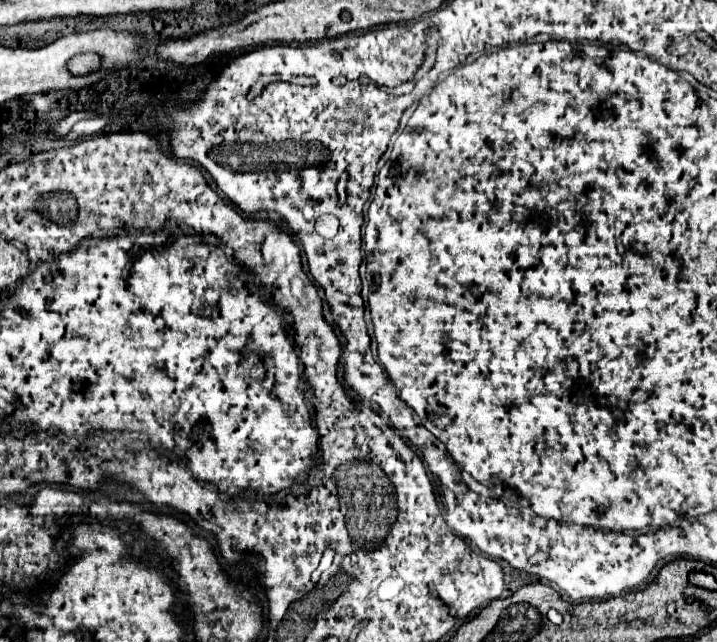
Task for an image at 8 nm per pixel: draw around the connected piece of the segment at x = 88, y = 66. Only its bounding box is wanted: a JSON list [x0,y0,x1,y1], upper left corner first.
[66,54,102,76]

